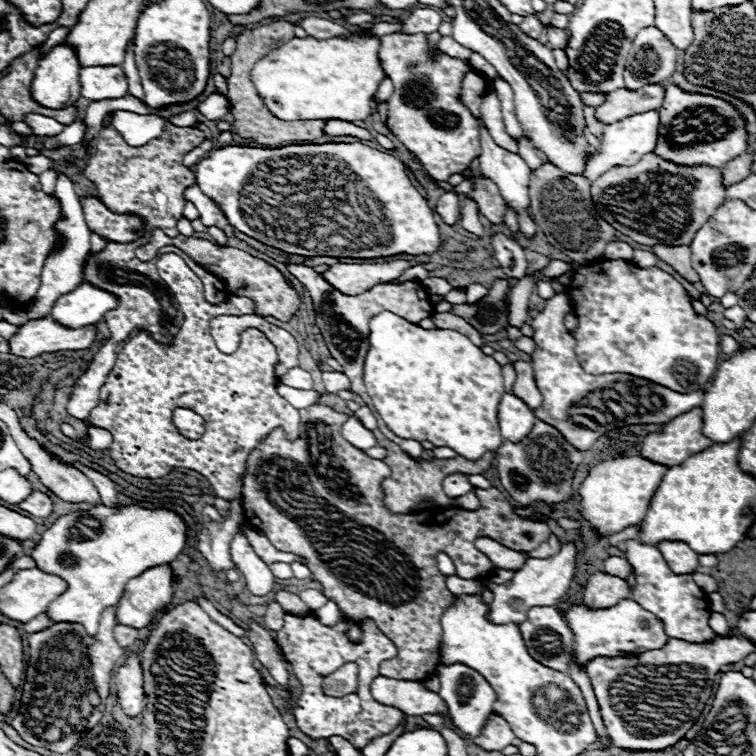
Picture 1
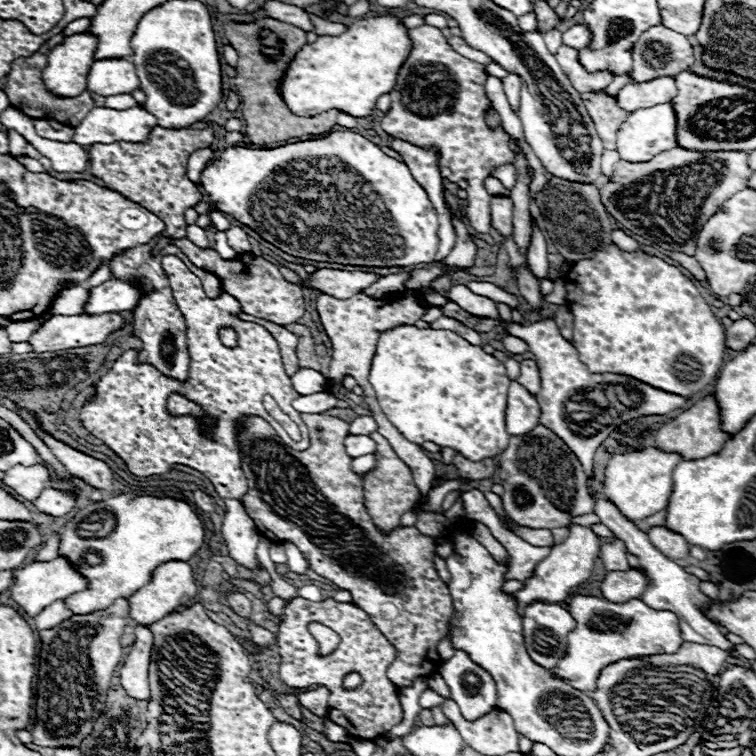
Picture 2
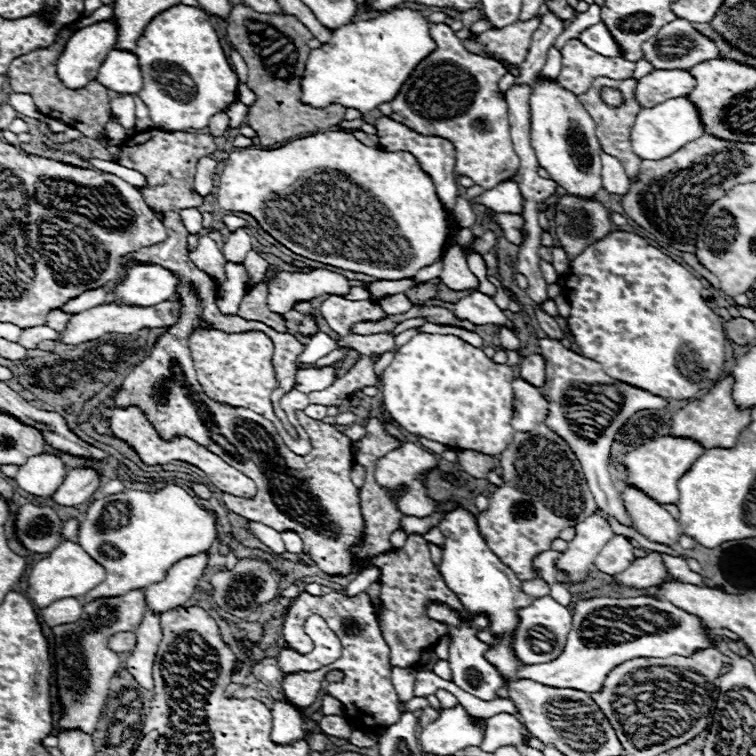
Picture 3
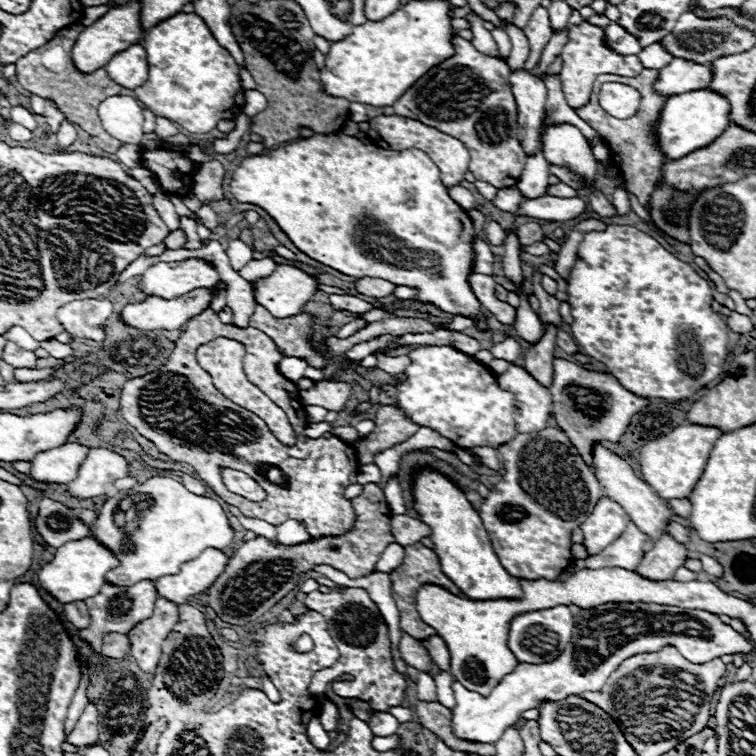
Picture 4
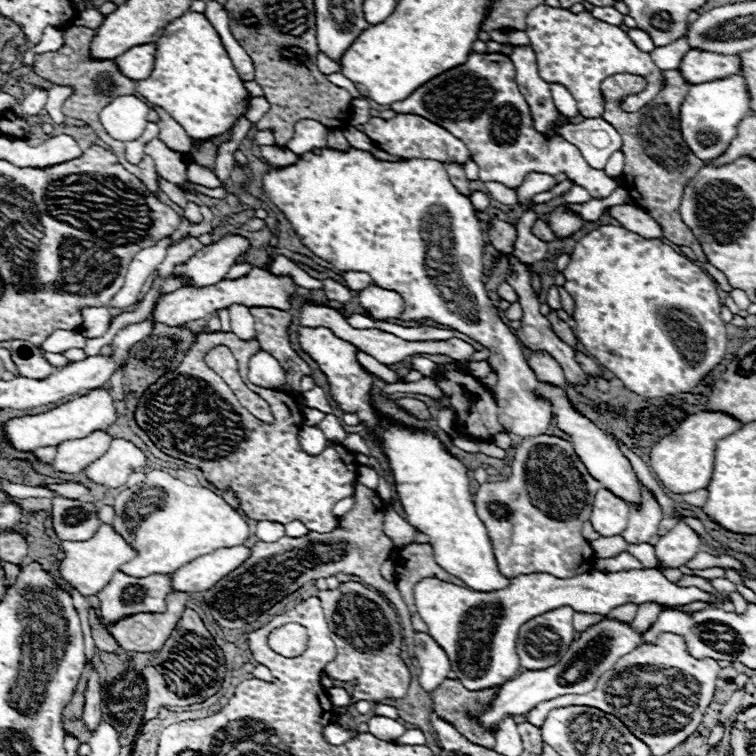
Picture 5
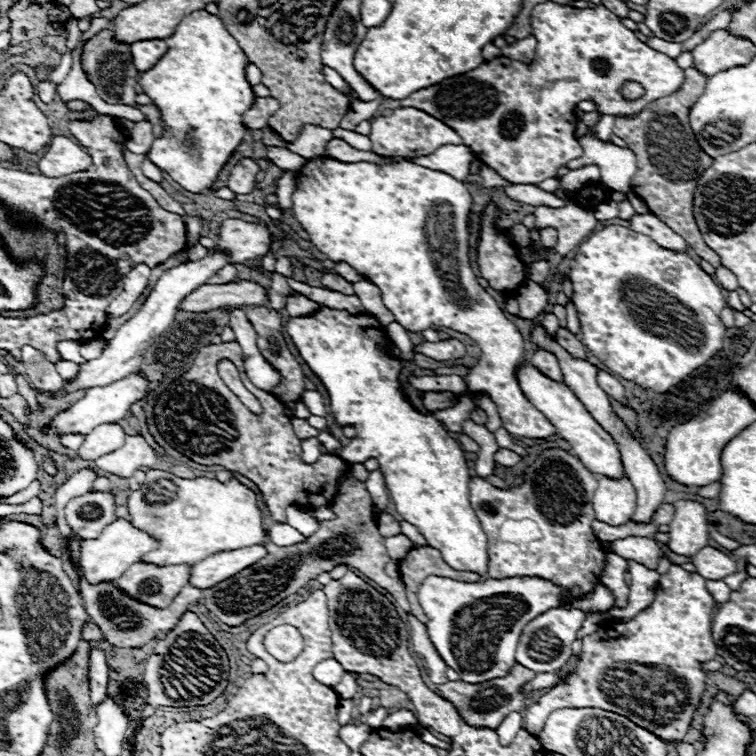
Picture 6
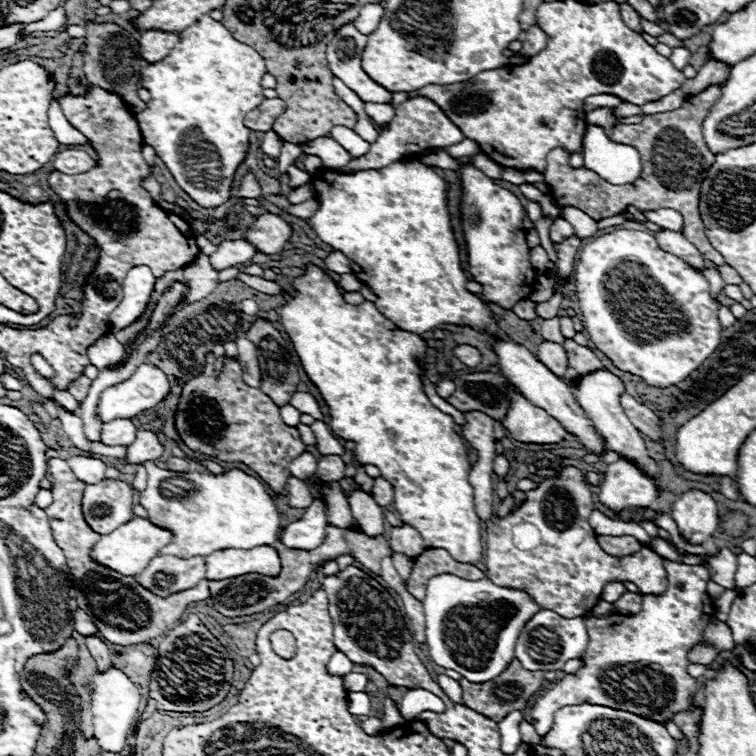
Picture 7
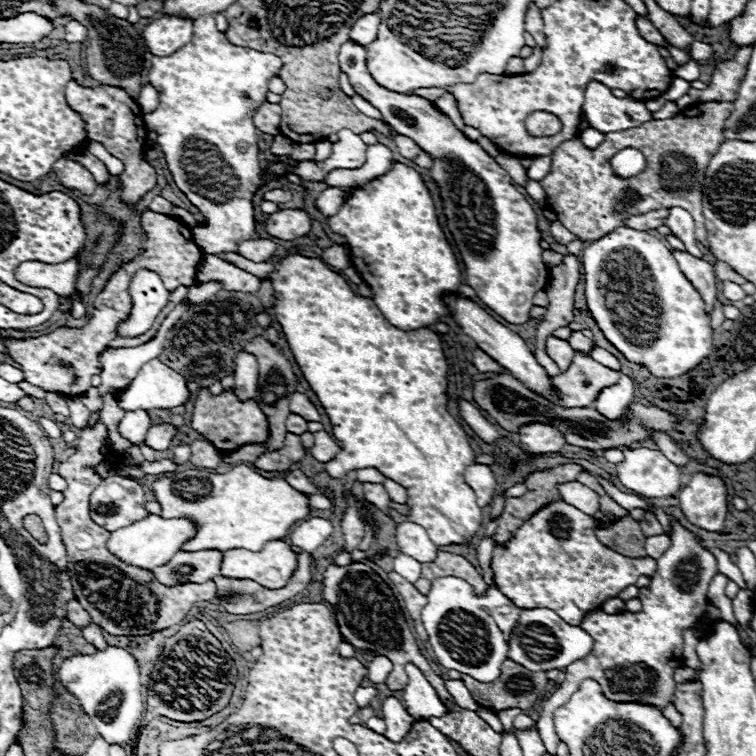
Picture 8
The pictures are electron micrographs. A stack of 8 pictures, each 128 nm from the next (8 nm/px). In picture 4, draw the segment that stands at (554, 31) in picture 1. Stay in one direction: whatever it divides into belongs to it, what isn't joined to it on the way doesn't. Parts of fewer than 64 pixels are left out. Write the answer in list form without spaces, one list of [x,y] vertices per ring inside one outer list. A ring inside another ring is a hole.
[[[610,22],[604,28],[604,42],[610,50],[616,50],[618,54],[640,54],[642,46],[634,36],[630,36],[622,26],[616,22]]]

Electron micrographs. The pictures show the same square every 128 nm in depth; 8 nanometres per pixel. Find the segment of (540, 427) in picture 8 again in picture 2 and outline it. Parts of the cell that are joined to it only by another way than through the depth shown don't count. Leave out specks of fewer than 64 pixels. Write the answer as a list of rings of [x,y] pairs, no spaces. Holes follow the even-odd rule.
[[[350,130],[332,132],[330,136],[320,138],[320,140],[294,142],[294,144],[286,144],[286,146],[280,146],[280,148],[230,146],[216,160],[212,160],[208,164],[208,168],[204,168],[204,172],[200,176],[200,184],[202,184],[208,200],[212,202],[212,206],[216,210],[232,216],[240,224],[258,232],[266,242],[270,242],[276,248],[284,250],[286,254],[292,254],[292,256],[298,256],[298,258],[308,258],[308,260],[316,260],[316,262],[352,264],[352,266],[412,266],[412,264],[420,264],[420,262],[432,262],[434,256],[436,256],[436,250],[438,250],[438,242],[440,242],[438,240],[438,214],[436,214],[434,206],[430,204],[424,188],[412,178],[408,166],[390,158],[390,156],[386,156],[376,144],[372,144],[370,140],[366,140],[360,134],[354,134]],[[512,382],[506,398],[506,432],[510,436],[528,434],[540,420],[540,406],[536,398],[522,388],[518,382]]]

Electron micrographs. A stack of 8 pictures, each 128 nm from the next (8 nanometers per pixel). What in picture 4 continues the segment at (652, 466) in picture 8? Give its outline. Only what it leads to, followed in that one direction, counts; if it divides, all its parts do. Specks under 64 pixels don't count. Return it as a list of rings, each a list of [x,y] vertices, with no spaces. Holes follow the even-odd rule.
[[[600,498],[600,502],[594,506],[592,514],[580,524],[580,530],[584,532],[584,548],[588,556],[600,554],[610,542],[614,542],[626,528],[630,518],[622,510],[620,504],[612,502],[610,498]]]

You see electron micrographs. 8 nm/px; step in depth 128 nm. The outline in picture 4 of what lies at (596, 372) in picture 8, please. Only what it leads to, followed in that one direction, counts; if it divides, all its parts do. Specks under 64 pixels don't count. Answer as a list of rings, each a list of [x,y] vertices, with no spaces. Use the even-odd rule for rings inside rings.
[[[536,270],[536,272],[532,274],[532,292],[534,292],[534,296],[536,296],[538,302],[540,302],[538,314],[540,314],[540,318],[542,318],[544,322],[552,322],[552,324],[560,326],[560,324],[562,324],[560,314],[558,314],[558,304],[560,304],[560,302],[558,302],[554,296],[550,296],[548,292],[544,292],[544,288],[542,288],[542,284],[540,284],[540,278],[542,278],[542,274]]]

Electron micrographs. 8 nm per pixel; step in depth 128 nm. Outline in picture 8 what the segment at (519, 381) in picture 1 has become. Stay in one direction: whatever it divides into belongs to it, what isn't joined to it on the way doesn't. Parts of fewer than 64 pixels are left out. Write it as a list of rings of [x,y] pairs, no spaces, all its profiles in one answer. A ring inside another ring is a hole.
[[[548,338],[546,342],[546,354],[556,360],[560,372],[568,370],[568,366],[572,364],[572,356],[574,356],[574,350],[570,348],[570,344],[566,340],[560,340],[560,338]]]

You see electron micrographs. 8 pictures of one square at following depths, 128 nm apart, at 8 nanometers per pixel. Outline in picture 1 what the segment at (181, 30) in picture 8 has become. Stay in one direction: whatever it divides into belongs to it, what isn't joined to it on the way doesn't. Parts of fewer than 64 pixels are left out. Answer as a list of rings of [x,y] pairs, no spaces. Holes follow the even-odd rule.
[[[90,66],[80,70],[80,94],[92,102],[122,98],[128,94],[126,76],[120,66]]]

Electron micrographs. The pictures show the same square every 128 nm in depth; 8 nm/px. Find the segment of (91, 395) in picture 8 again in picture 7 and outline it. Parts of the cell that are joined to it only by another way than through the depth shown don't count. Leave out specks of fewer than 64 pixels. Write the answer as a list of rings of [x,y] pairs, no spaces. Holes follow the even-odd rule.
[[[82,374],[82,376],[78,376],[76,380],[72,380],[72,382],[70,382],[68,392],[70,392],[72,396],[76,396],[76,398],[82,402],[82,398],[84,398],[84,396],[86,396],[86,392],[88,392],[90,382],[92,382],[92,380],[90,380],[88,376],[84,376],[84,374]]]

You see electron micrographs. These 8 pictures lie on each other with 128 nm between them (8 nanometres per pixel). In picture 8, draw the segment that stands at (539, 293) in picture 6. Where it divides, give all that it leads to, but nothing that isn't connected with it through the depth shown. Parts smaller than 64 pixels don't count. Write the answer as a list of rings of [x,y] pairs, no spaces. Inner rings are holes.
[[[564,254],[564,260],[560,266],[550,268],[550,280],[546,286],[550,304],[546,306],[546,314],[536,330],[536,360],[546,368],[550,376],[558,376],[560,370],[556,362],[550,362],[550,358],[544,352],[546,338],[560,326],[568,326],[574,318],[574,290],[580,280],[580,260],[574,254]]]

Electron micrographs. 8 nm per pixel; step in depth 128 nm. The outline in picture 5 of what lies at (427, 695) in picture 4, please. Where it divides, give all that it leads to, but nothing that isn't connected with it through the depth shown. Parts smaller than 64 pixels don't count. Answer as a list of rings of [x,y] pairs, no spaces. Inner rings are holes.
[[[414,634],[414,654],[420,662],[420,676],[418,682],[426,692],[436,690],[440,682],[446,680],[446,674],[450,672],[450,660],[444,654],[442,646],[436,644],[428,634]]]

